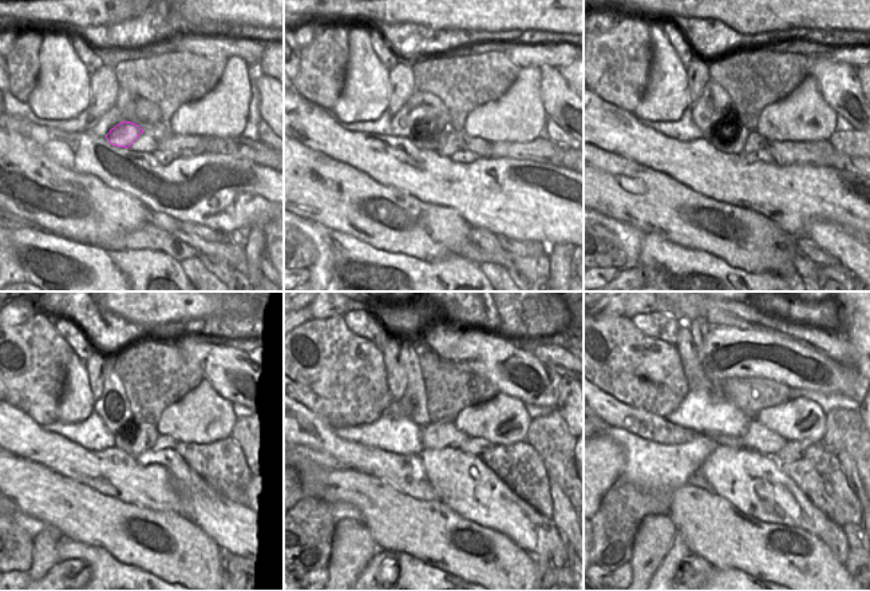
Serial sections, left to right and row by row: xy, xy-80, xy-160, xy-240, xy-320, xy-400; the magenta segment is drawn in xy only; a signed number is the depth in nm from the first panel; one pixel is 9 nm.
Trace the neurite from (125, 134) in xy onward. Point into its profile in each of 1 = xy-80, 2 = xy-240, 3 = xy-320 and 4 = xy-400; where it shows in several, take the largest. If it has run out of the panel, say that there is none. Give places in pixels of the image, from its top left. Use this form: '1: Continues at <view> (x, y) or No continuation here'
1: Continues at xy-80 (435, 135)
2: Continues at xy-240 (141, 437)
3: Continues at xy-320 (438, 436)
4: Continues at xy-400 (758, 437)

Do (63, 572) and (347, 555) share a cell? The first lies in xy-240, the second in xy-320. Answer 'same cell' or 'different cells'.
different cells

